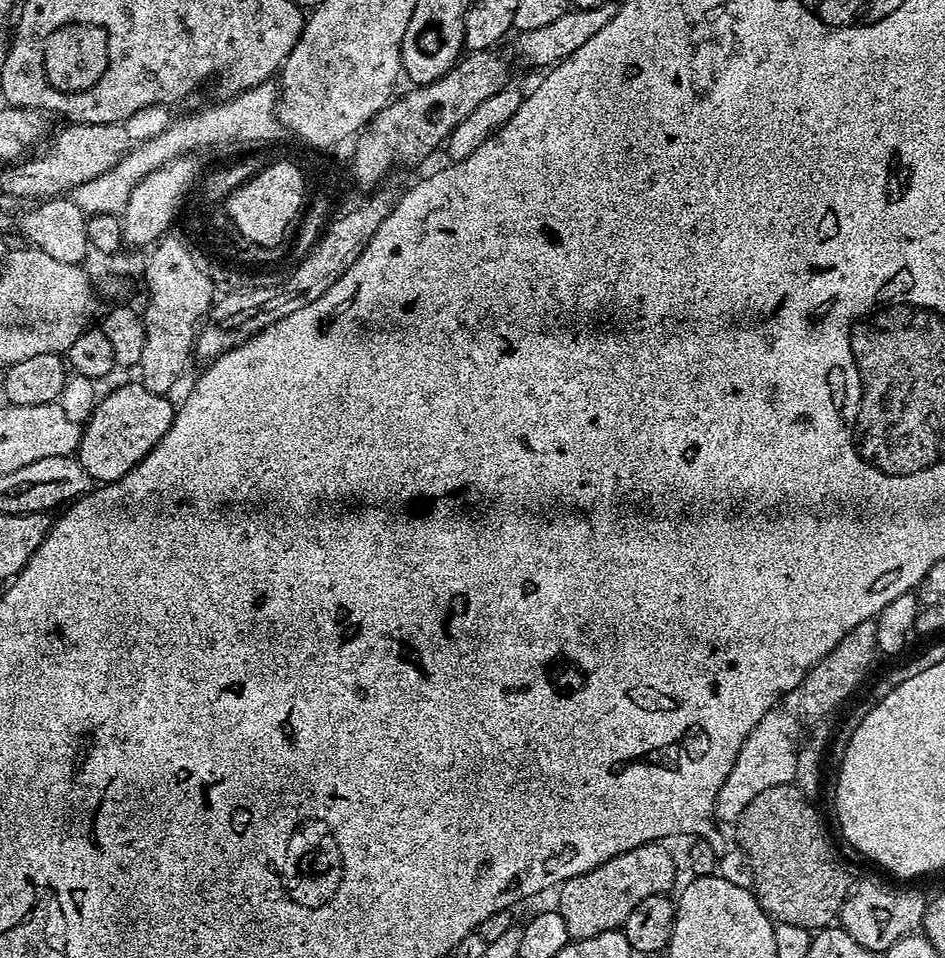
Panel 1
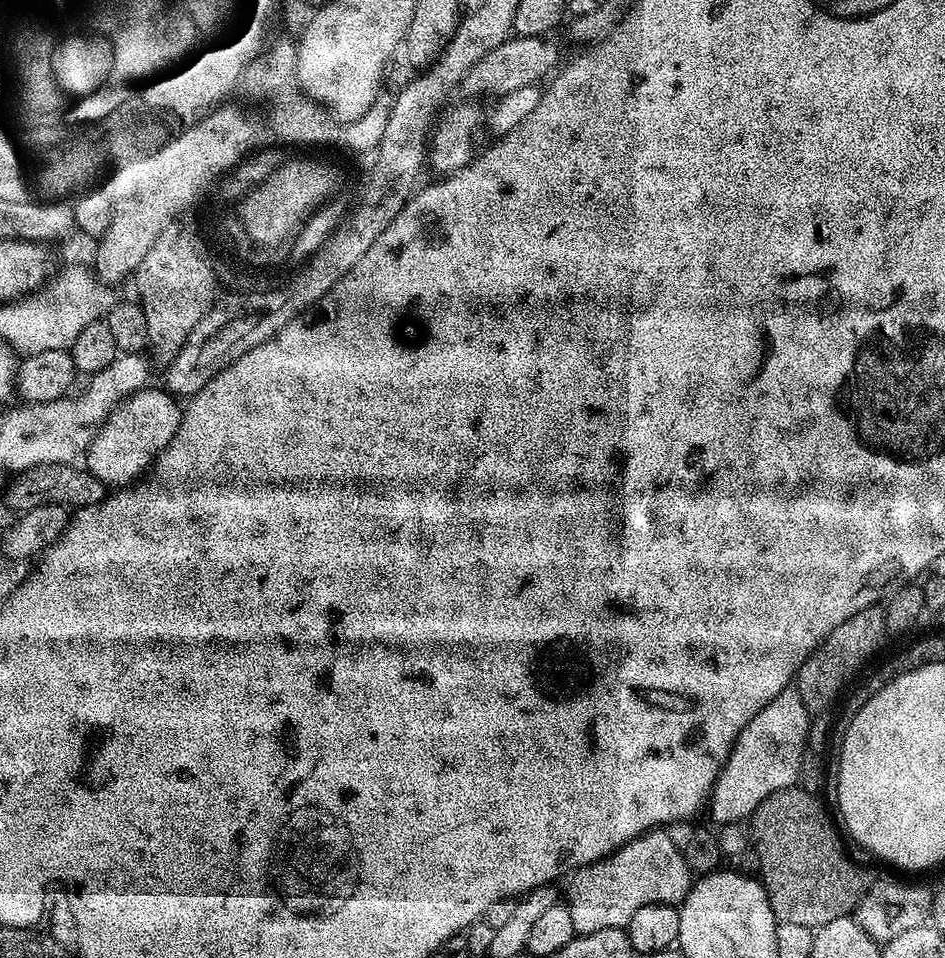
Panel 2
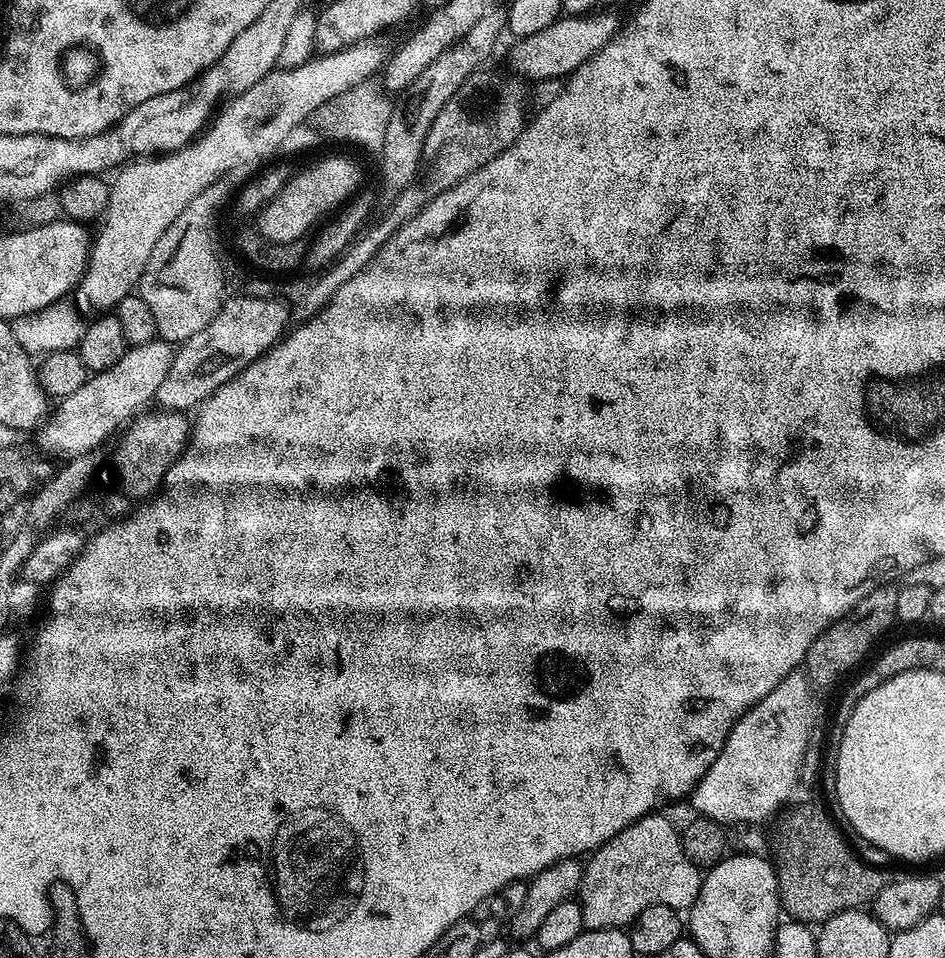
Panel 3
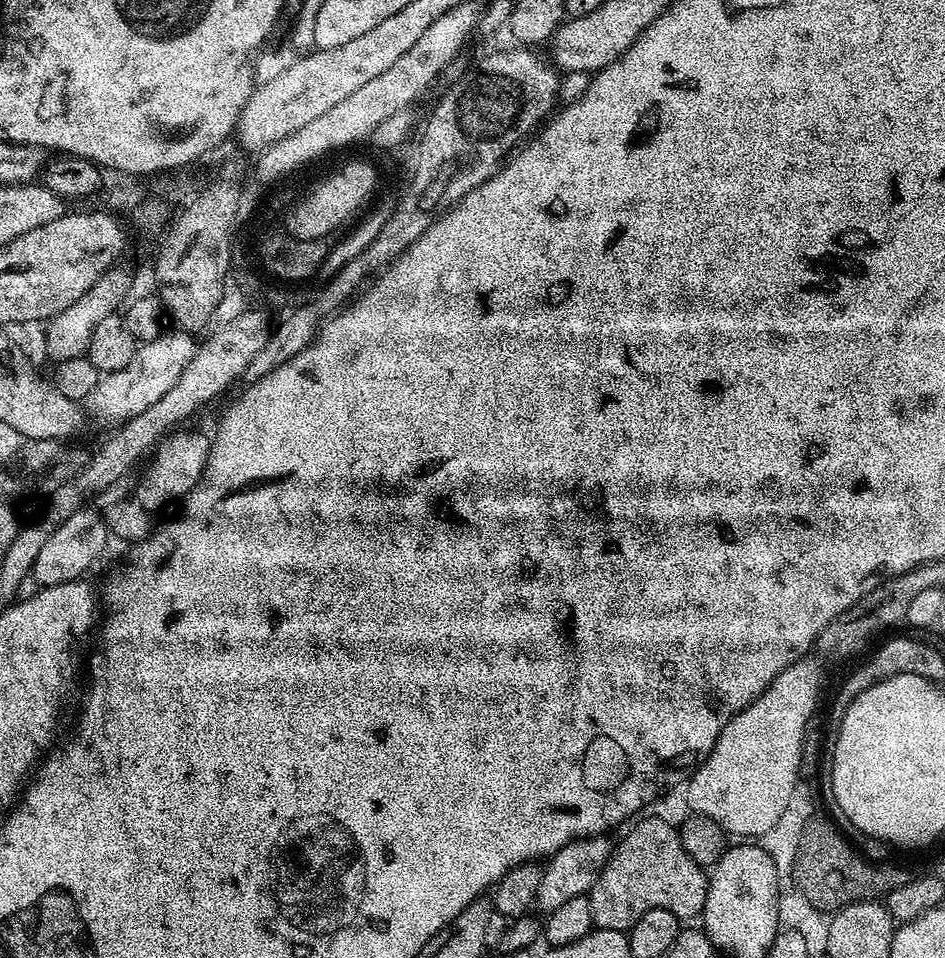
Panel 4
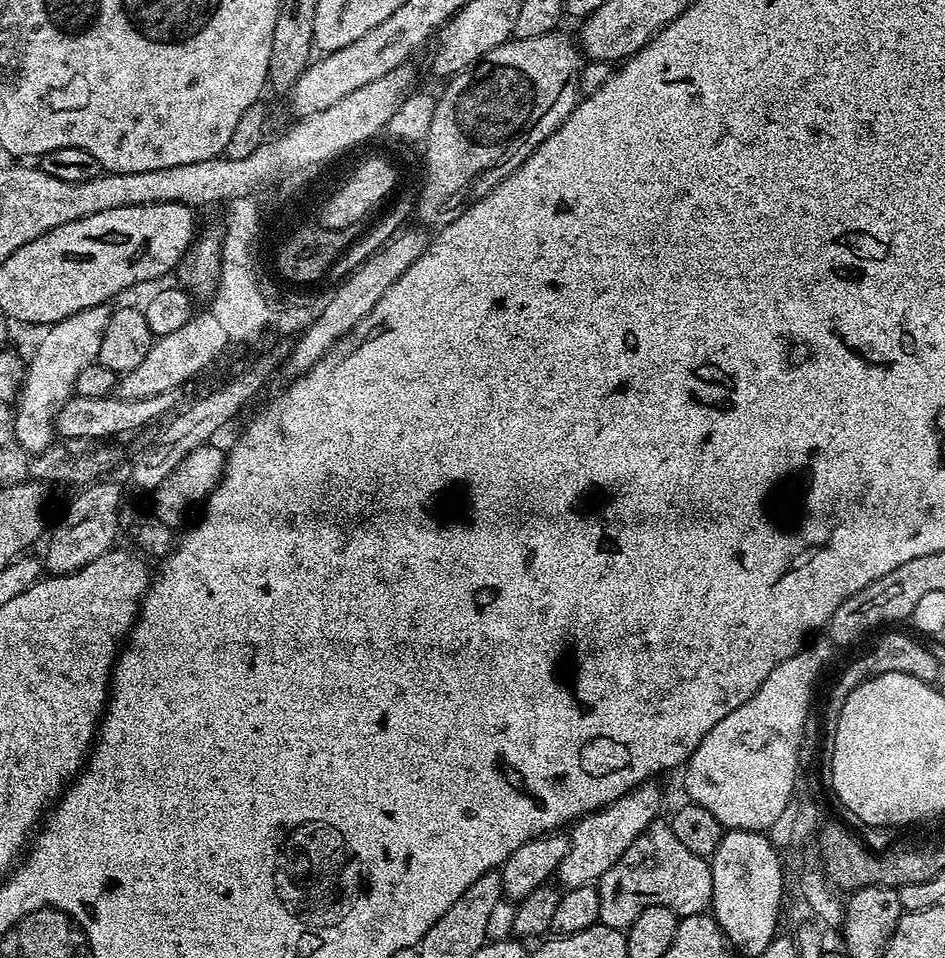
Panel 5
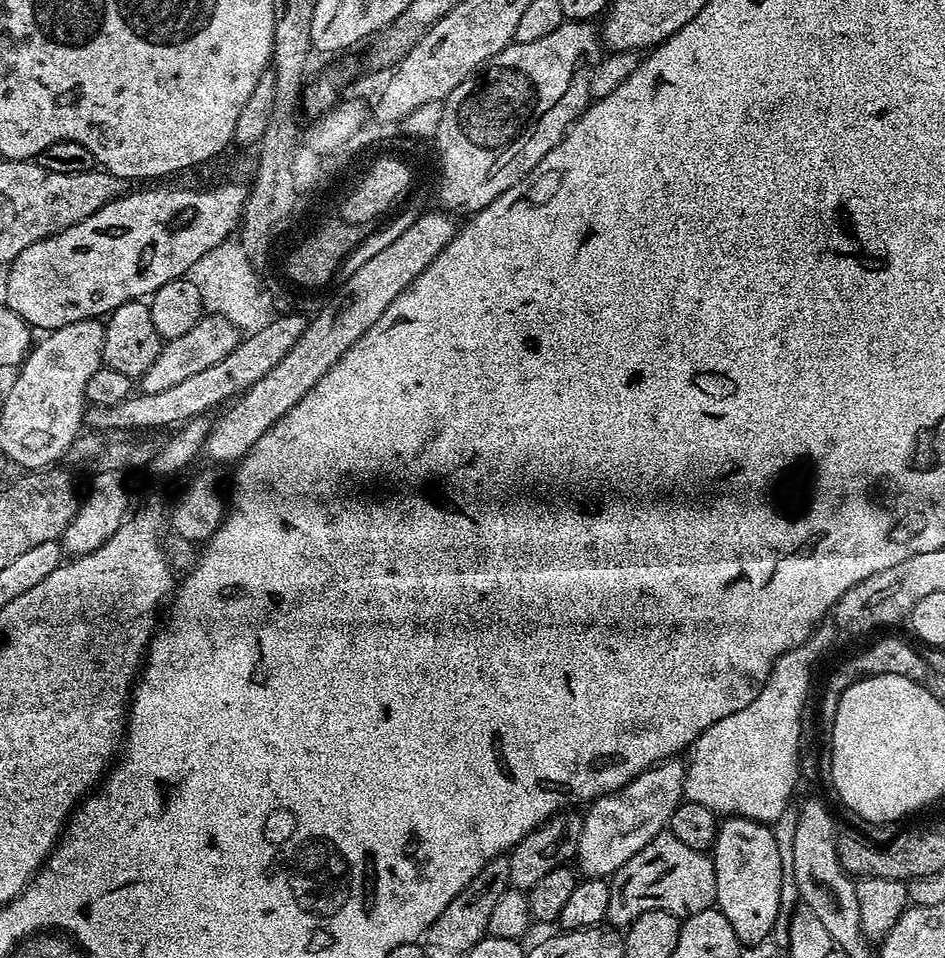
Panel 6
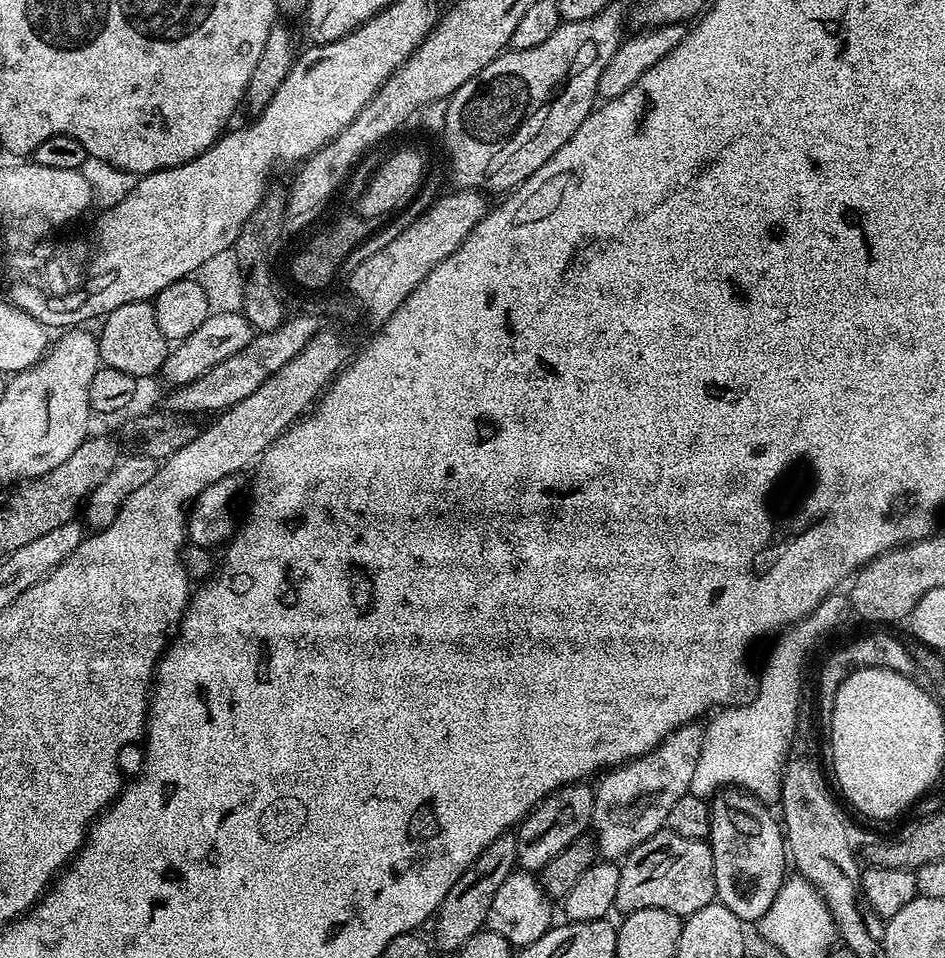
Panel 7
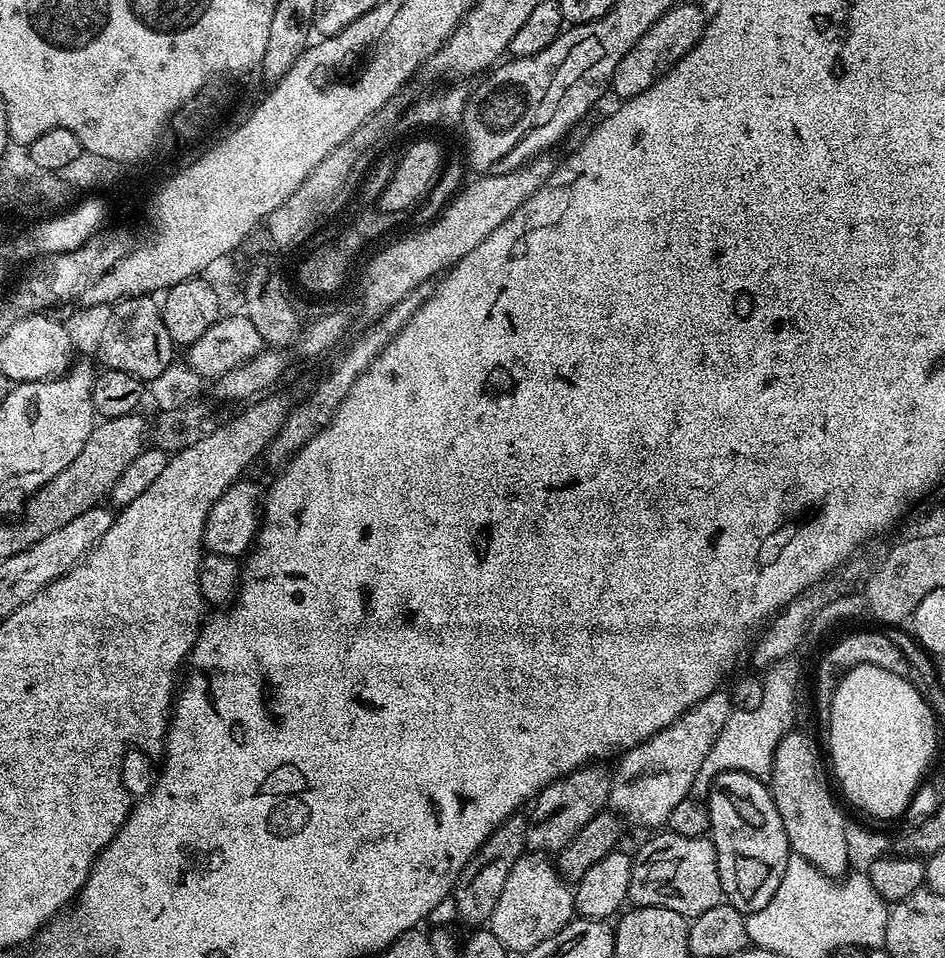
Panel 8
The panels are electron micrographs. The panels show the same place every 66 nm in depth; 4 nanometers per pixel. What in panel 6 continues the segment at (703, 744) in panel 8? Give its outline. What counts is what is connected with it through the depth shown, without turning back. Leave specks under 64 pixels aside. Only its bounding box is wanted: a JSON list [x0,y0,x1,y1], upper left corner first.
[575,758,685,878]

